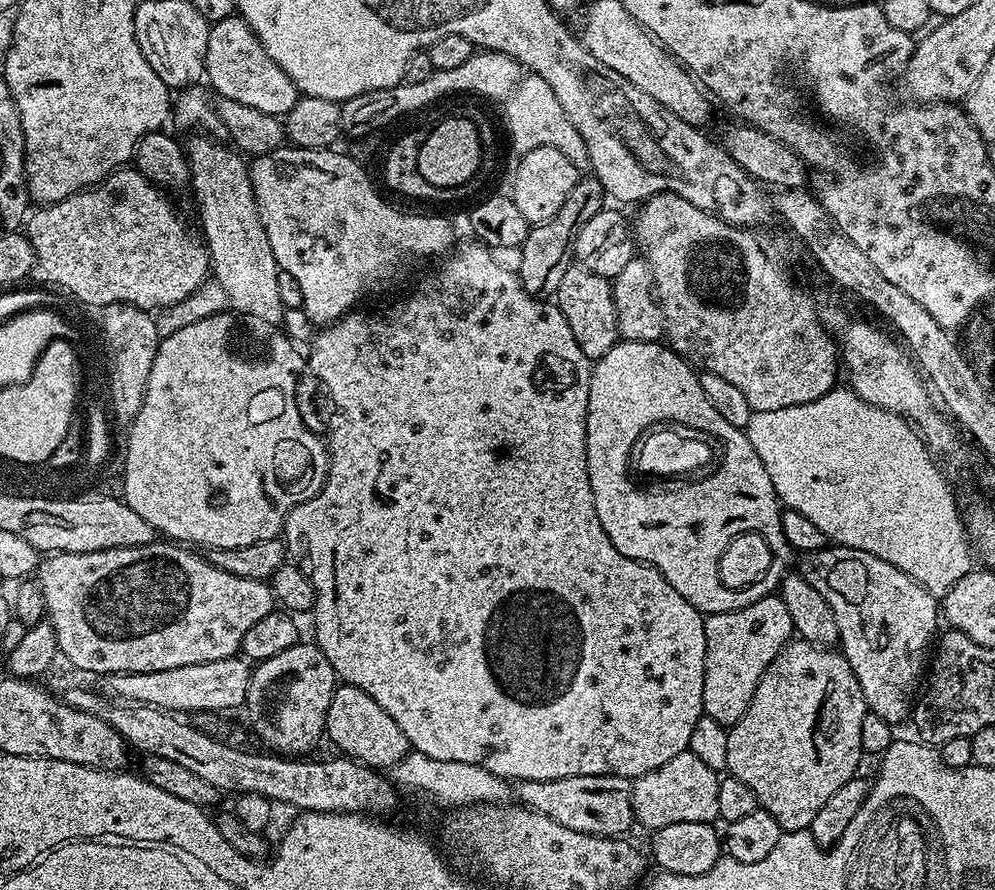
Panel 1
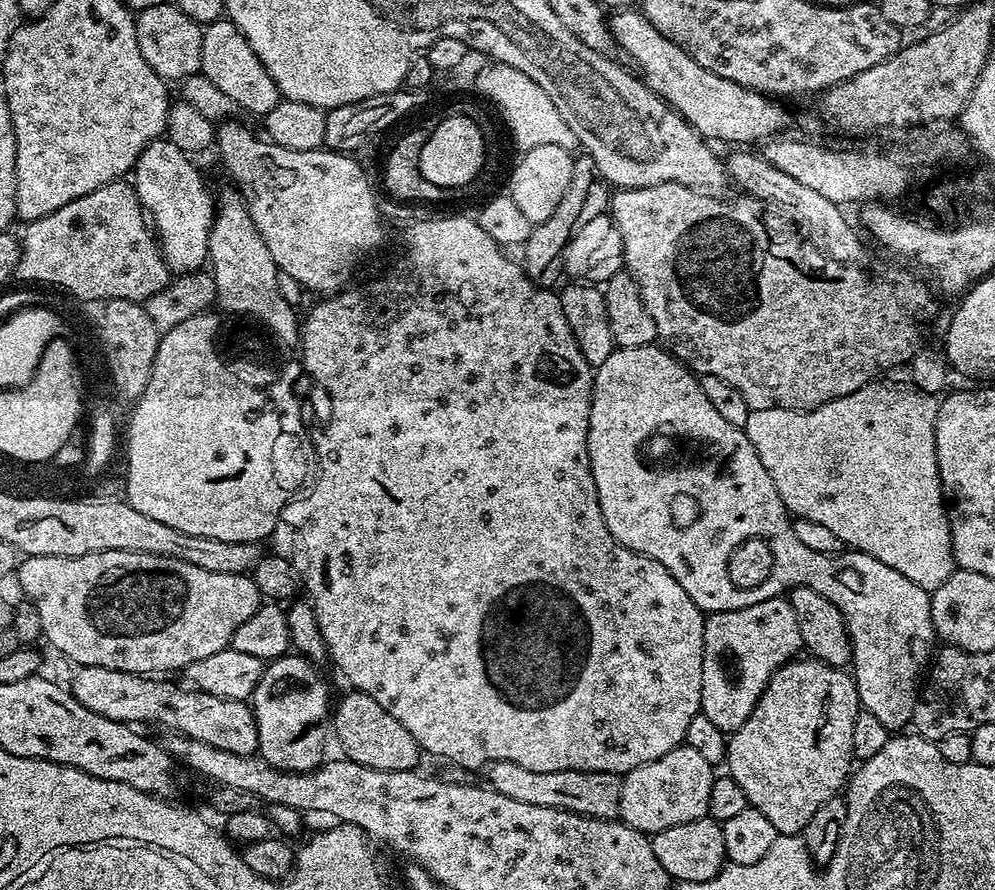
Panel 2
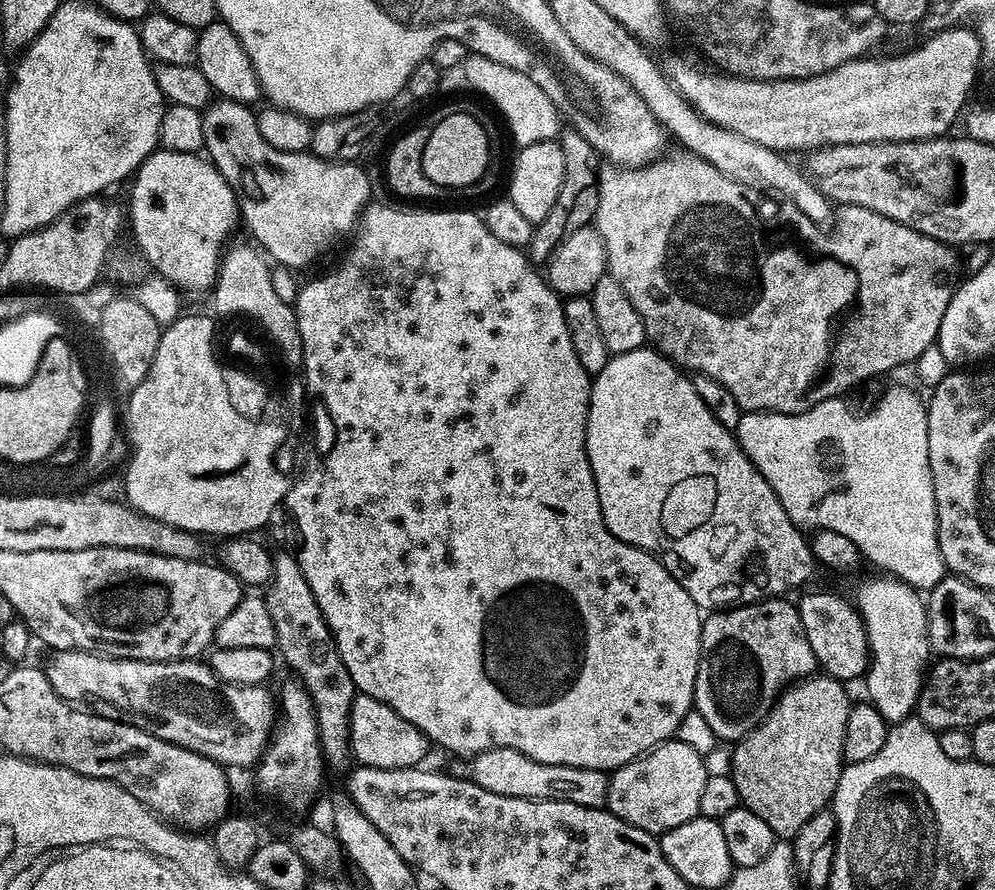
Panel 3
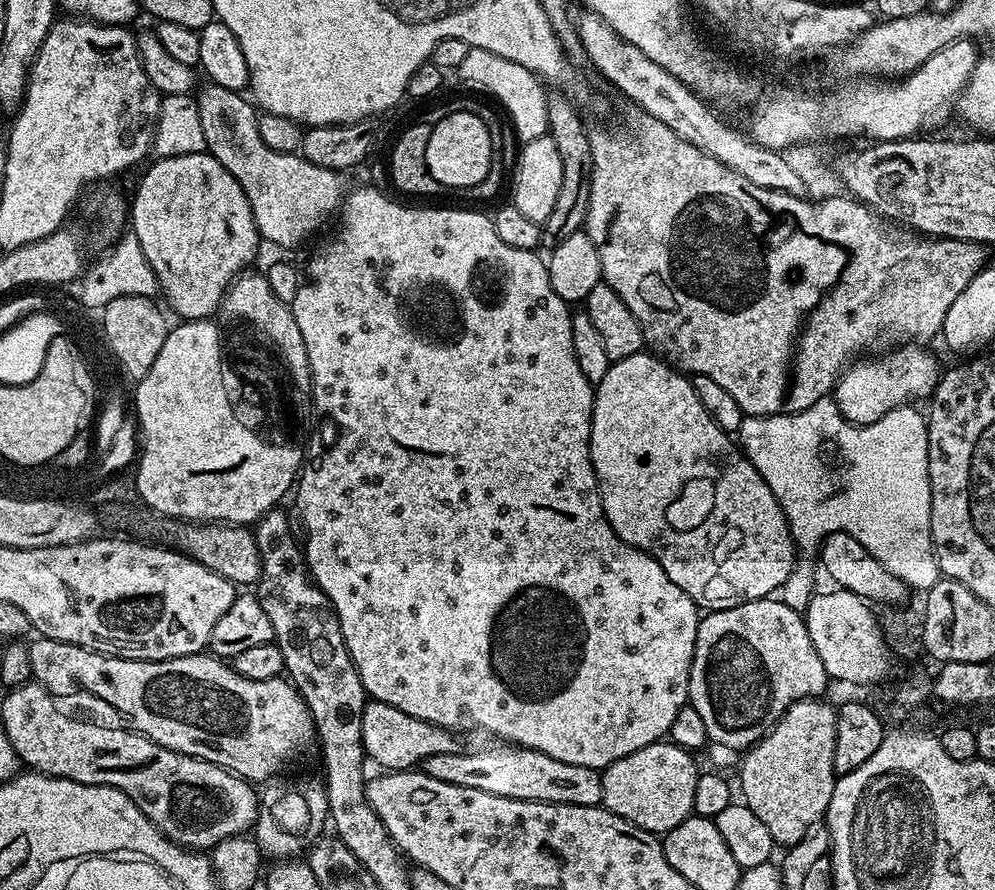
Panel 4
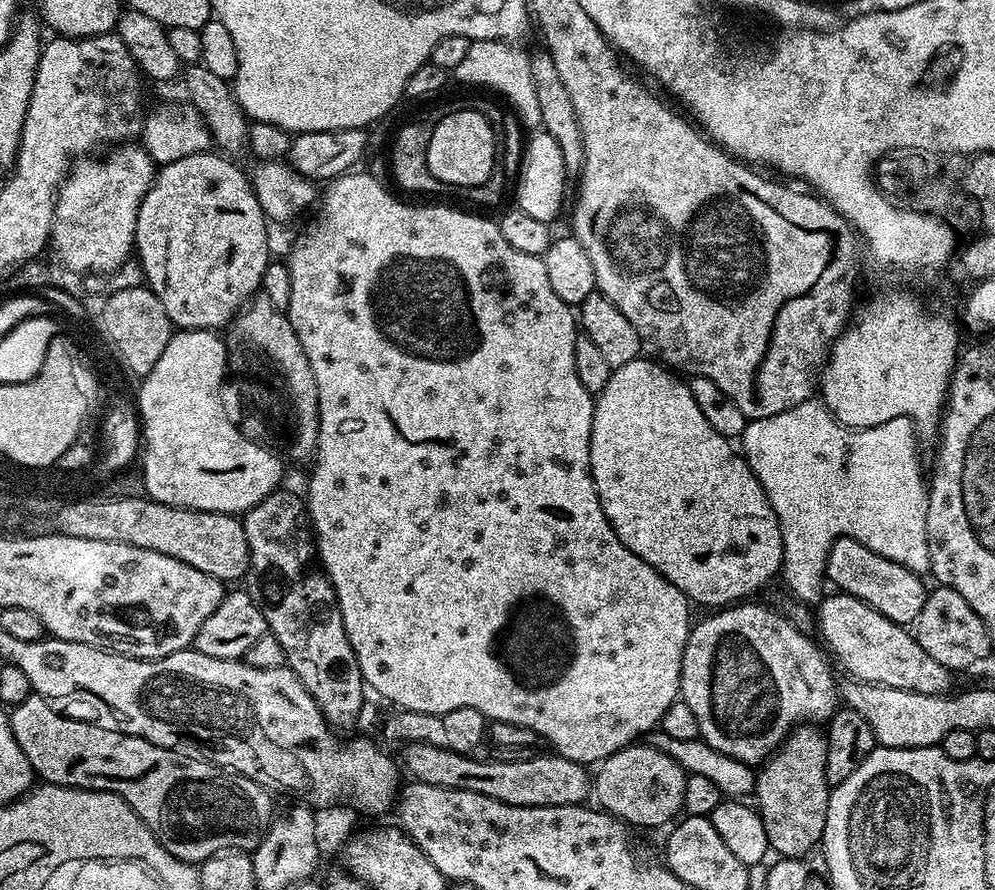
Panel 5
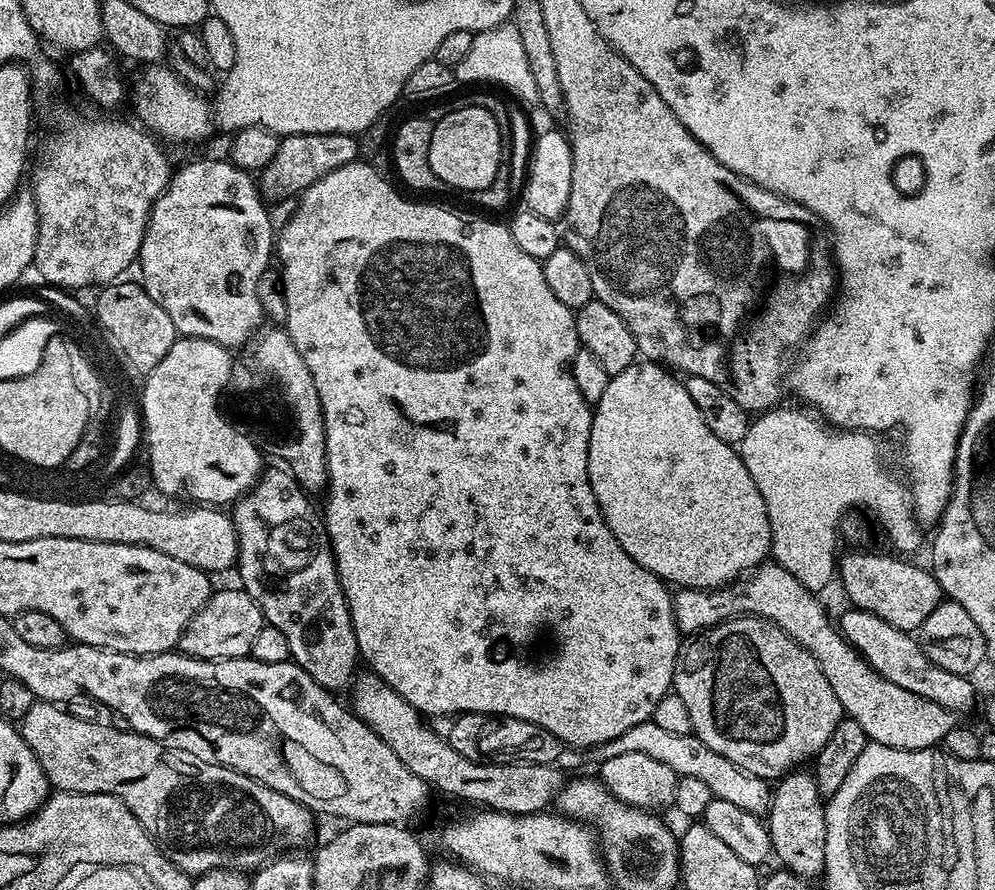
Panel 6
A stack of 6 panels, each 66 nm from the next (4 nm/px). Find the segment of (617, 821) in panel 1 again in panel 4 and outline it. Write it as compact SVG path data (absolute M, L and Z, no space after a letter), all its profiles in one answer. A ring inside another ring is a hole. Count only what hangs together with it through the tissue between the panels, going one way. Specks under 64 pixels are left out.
M500 746L485 752L434 754L423 761L422 771L438 782L450 782L453 786L470 786L470 790L486 790L486 794L498 794L502 798L594 806L602 801L602 775L590 766L574 766L570 762L558 762L550 754L542 754L533 748Z

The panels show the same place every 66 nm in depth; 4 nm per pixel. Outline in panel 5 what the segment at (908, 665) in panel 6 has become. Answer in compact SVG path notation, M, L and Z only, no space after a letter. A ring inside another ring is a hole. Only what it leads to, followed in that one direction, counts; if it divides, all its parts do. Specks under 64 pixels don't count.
M843 594L832 595L836 596L828 596L825 600L823 597L819 601L814 612L814 628L815 631L820 631L818 640L826 649L827 655L835 661L838 668L838 663L840 663L841 670L849 672L852 675L849 677L853 681L866 684L881 684L898 690L930 694L931 696L945 695L951 689L948 687L952 684L953 673L946 666L942 666L942 662L936 661L931 654L926 654L926 650L922 650L922 646L916 640L915 635L905 625L890 622L890 618L878 614L878 610L866 606L866 602L862 602L858 598Z

